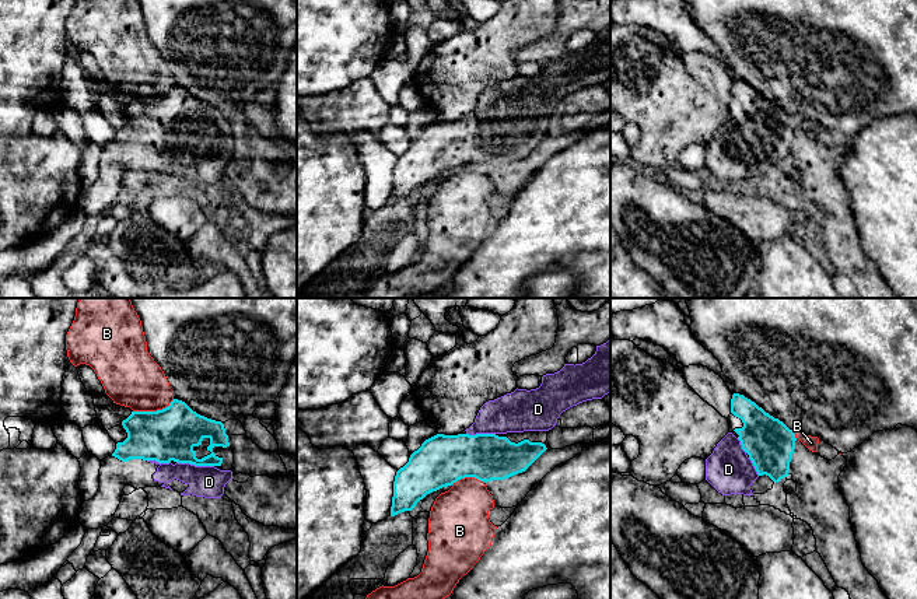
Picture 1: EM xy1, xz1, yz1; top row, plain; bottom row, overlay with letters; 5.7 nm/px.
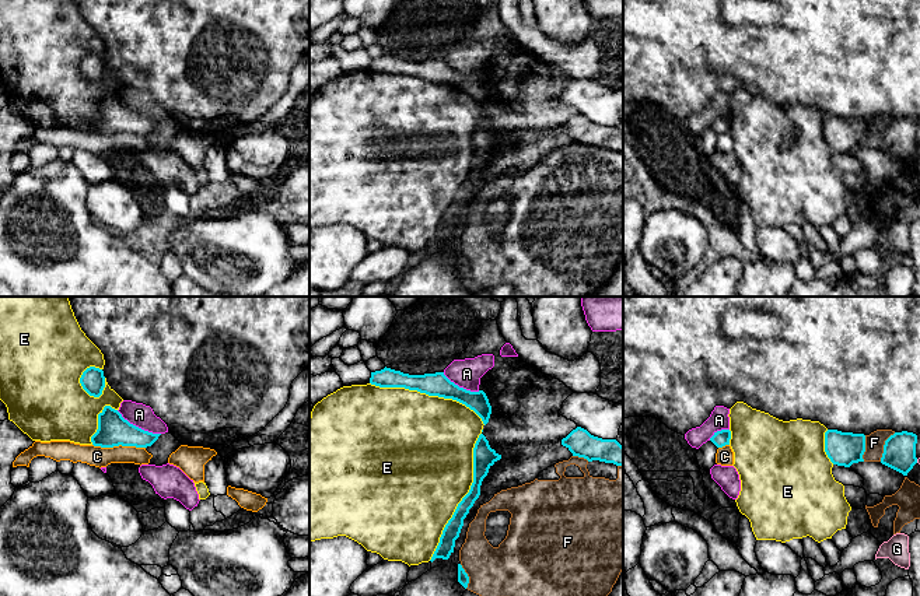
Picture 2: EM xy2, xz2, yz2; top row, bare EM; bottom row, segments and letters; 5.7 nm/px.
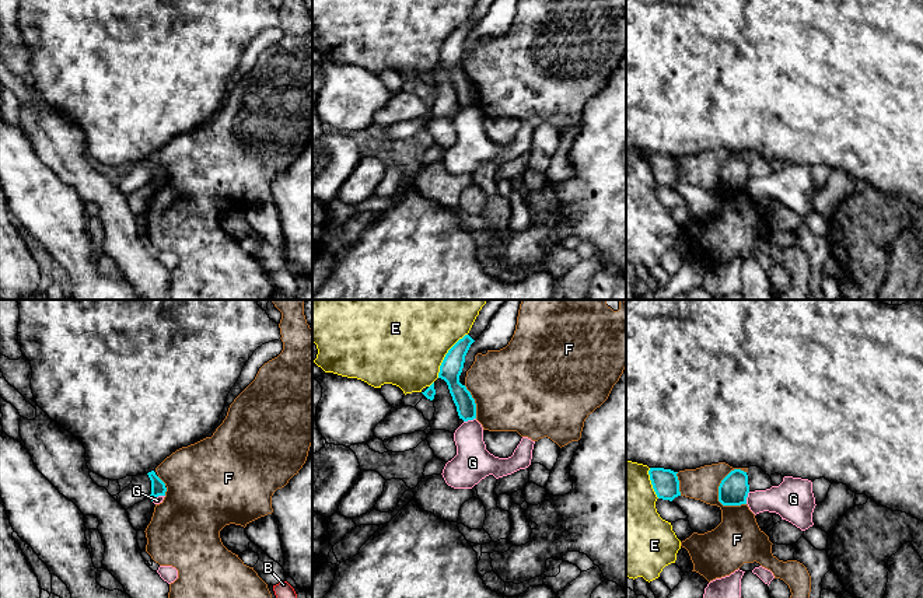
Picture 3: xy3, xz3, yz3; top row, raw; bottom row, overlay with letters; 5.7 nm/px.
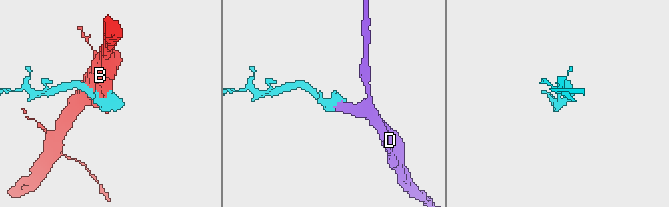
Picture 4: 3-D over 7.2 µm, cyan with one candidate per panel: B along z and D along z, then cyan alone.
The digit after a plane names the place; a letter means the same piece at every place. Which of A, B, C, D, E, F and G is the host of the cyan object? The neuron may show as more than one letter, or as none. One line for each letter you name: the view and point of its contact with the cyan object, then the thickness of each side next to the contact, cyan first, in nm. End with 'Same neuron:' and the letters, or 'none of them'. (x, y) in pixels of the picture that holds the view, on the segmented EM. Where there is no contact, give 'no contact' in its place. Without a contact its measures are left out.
D: contact xy1 (195, 465); calibres 300 and 190 nm
Same neuron: D

